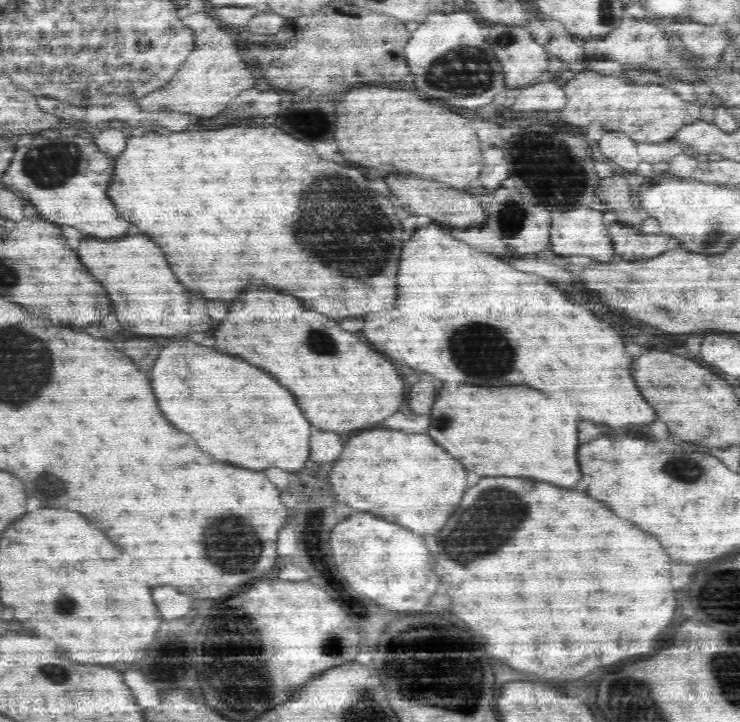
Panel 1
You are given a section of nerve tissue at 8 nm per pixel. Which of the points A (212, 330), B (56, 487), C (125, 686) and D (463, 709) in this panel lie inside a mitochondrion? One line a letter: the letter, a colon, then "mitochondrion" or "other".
A: other
B: mitochondrion
C: other
D: mitochondrion

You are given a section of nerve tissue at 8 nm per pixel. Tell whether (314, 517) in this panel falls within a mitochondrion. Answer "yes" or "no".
no

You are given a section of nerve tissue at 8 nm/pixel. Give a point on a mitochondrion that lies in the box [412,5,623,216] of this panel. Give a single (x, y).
(466, 69)

